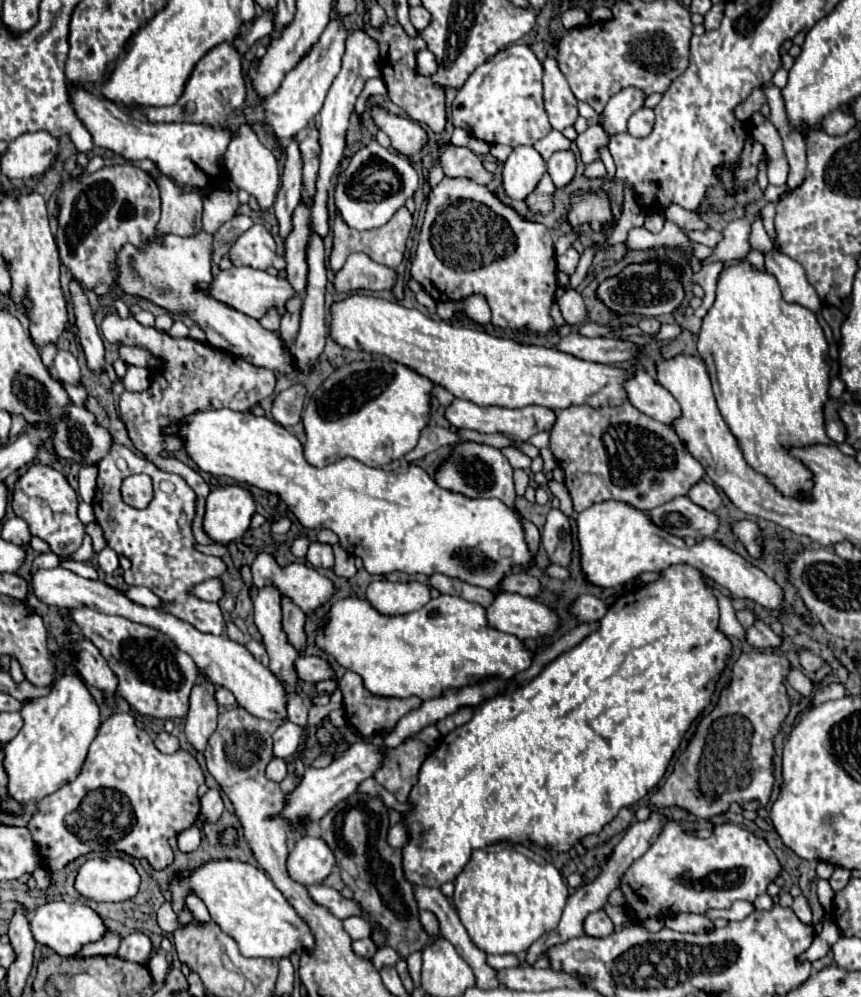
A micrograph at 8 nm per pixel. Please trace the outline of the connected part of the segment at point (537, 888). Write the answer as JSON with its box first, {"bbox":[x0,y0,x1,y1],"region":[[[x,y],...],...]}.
{"bbox":[453,843,569,955],"region":[[[521,843],[477,849],[455,879],[453,903],[471,941],[485,953],[521,955],[561,919],[569,891],[561,873],[539,851]]]}

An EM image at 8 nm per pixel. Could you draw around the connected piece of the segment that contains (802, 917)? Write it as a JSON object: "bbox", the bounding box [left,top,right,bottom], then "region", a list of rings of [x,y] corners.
{"bbox":[791,895,813,925],"region":[[[799,895],[799,897],[793,901],[791,909],[793,909],[793,913],[799,917],[799,921],[801,921],[801,923],[807,923],[807,925],[811,925],[811,923],[813,923],[809,903],[807,903],[807,899],[805,899],[803,895]]]}

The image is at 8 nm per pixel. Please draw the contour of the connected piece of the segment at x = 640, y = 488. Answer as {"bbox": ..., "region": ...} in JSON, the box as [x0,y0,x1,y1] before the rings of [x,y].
{"bbox":[551,401,705,513],"region":[[[629,401],[621,407],[591,409],[587,405],[577,405],[557,411],[557,423],[551,429],[551,451],[565,471],[565,487],[577,513],[607,499],[625,501],[641,511],[651,511],[679,495],[687,495],[687,491],[705,475],[703,465],[687,451],[685,443],[671,427],[639,413]]]}

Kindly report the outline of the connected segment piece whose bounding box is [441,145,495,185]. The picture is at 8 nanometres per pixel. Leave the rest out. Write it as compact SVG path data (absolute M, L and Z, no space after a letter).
M451 145L441 155L441 167L445 175L449 177L469 177L481 185L487 185L495 179L491 171L487 171L481 163L481 159L467 147L455 147Z

